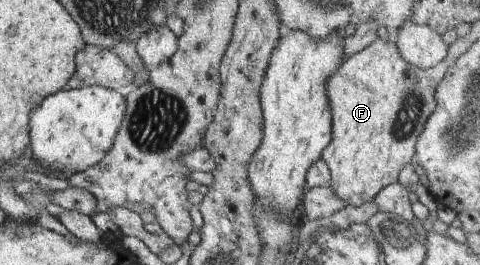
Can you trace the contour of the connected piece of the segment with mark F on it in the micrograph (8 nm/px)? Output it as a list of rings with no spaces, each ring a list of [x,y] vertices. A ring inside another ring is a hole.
[[[379,38],[362,51],[344,59],[329,77],[326,89],[332,112],[333,134],[321,157],[331,173],[330,187],[346,205],[359,208],[374,200],[383,187],[398,181],[405,165],[412,163],[418,136],[424,132],[425,123],[436,107],[436,86],[454,61],[456,57],[448,55],[434,67],[423,70],[404,61],[394,42]]]

